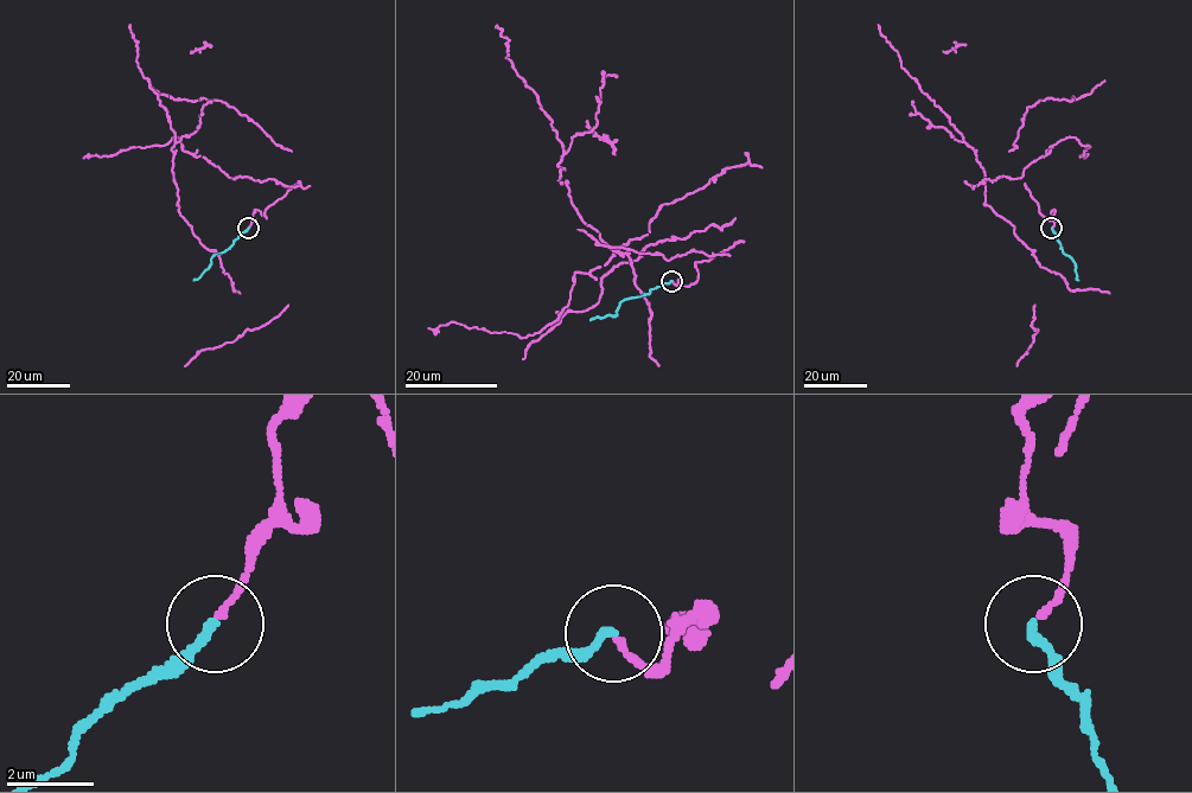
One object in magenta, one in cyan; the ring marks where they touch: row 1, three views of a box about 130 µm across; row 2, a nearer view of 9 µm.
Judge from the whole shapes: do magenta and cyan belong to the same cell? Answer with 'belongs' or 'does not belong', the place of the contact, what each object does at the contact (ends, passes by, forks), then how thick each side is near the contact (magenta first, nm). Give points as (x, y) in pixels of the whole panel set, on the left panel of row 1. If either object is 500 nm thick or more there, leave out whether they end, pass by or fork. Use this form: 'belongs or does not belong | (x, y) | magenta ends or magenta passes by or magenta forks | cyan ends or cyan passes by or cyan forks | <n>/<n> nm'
belongs | (248, 228) | magenta ends | cyan ends | 150/200 nm

